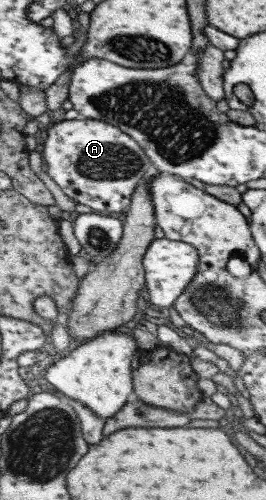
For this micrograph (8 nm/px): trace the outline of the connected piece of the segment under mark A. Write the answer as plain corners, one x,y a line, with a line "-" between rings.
76,118
51,123
46,138
42,141
41,160
46,164
46,173
68,198
84,204
93,212
102,215
121,215
126,209
135,186
143,178
149,178
156,170
144,151
118,127
100,120

